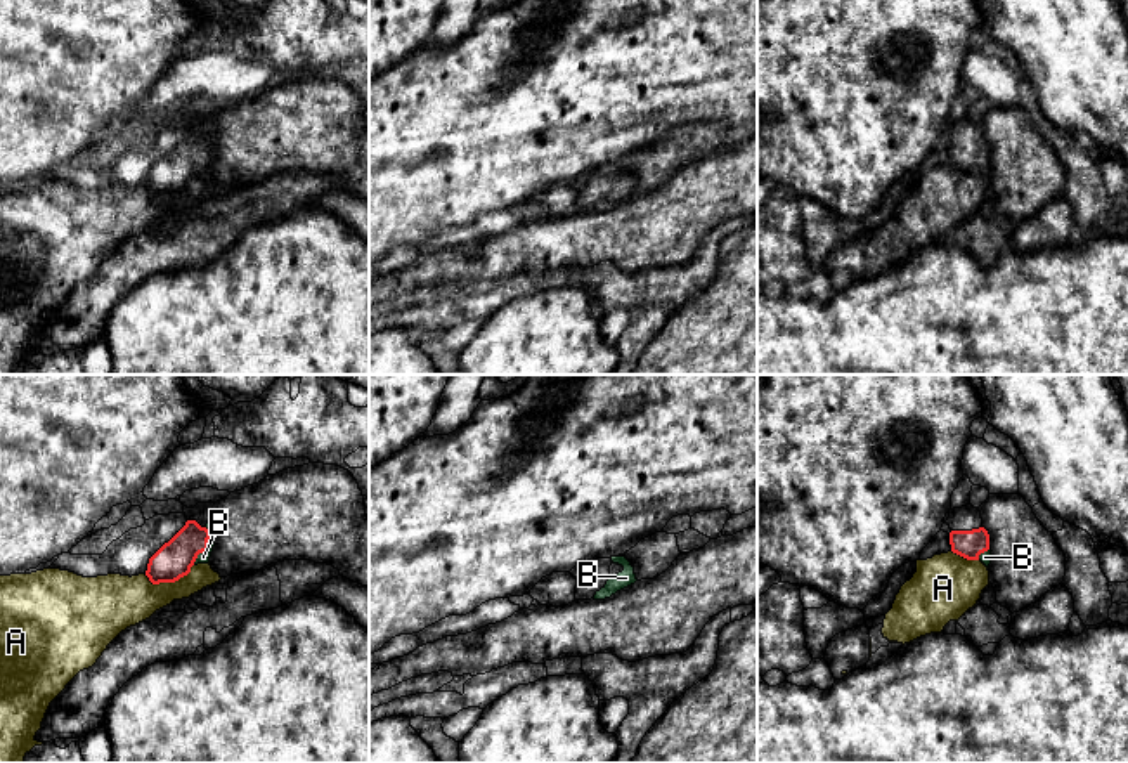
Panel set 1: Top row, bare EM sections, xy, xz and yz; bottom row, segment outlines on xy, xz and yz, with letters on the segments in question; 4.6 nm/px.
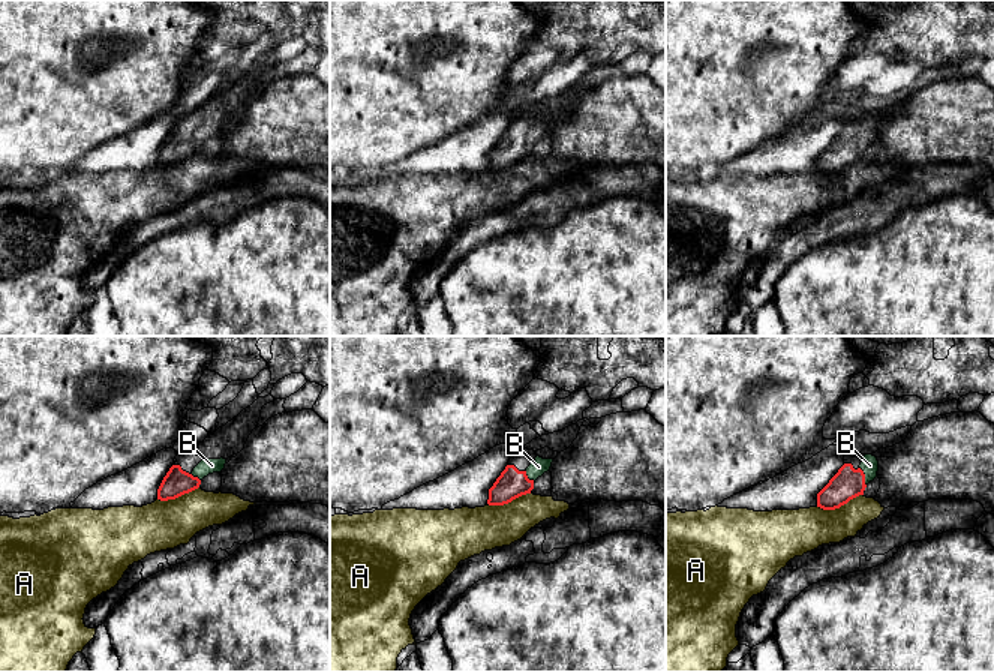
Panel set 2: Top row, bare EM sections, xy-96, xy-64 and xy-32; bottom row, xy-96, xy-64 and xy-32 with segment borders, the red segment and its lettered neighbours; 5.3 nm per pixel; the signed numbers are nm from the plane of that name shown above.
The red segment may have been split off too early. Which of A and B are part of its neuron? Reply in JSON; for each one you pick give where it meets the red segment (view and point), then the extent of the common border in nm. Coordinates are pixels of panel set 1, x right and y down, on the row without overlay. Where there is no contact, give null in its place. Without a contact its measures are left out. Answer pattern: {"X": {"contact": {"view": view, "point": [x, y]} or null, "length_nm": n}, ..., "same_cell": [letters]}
{"B": {"contact": {"view": "xy", "point": [207, 158]}, "length_nm": 190}, "same_cell": ["B"]}

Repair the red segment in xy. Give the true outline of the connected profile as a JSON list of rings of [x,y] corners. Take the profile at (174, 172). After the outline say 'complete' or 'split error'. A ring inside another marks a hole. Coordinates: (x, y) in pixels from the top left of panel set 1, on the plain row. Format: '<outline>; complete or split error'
[[[196,132],[165,154],[147,175],[146,187],[152,196],[175,194],[191,184],[192,177],[208,175],[215,158],[215,137],[201,139]]]; split error

